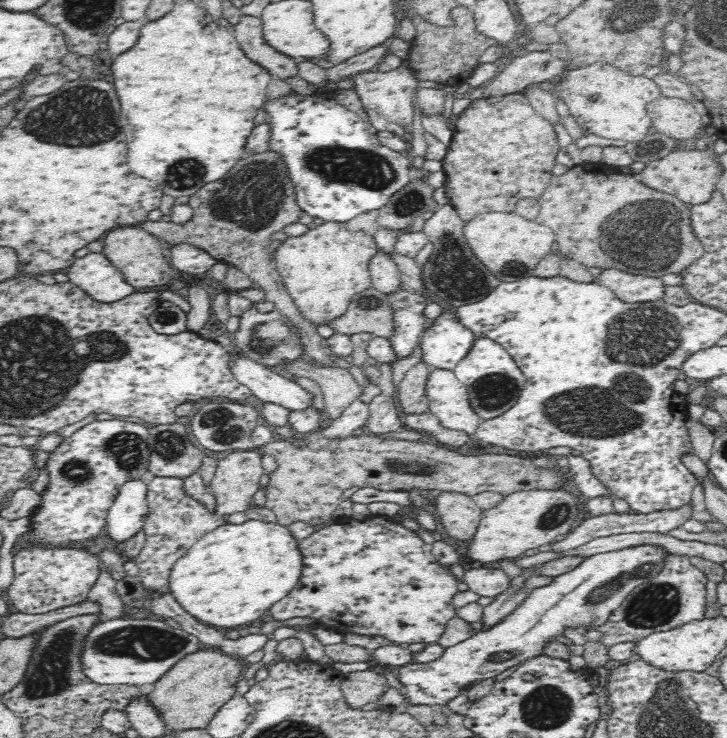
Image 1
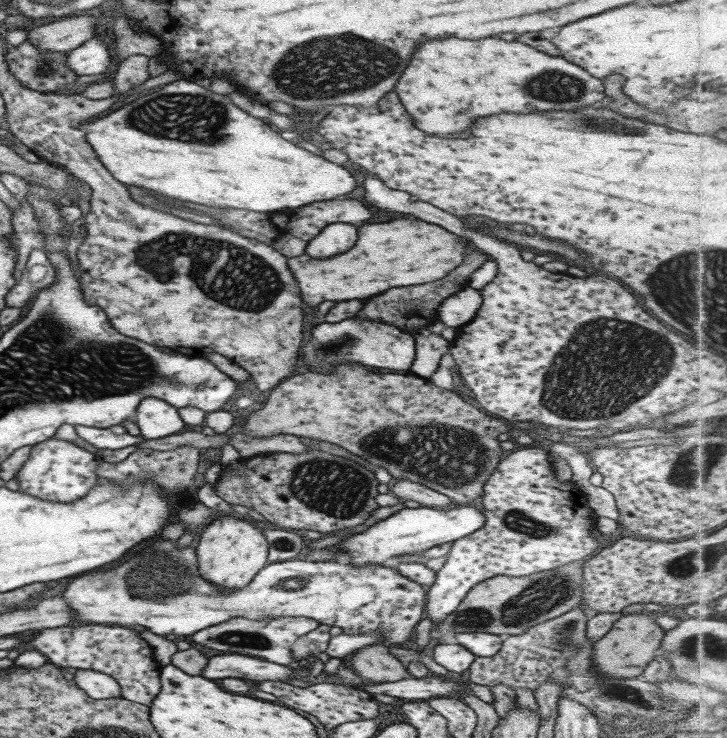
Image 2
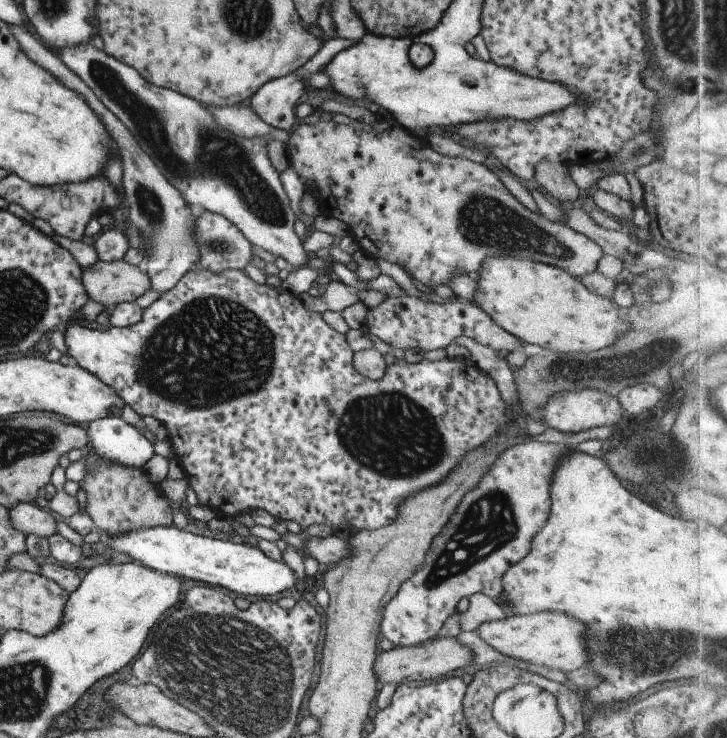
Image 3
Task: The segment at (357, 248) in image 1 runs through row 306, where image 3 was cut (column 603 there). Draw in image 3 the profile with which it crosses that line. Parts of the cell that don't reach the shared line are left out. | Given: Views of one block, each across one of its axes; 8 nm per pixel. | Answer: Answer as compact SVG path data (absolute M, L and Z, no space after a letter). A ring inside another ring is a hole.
M495 255L481 261L478 274L474 277L473 305L477 305L497 326L522 343L537 344L551 352L589 352L612 345L615 339L628 331L622 311L612 300L593 294L578 278L567 274L562 268L535 261L531 264L529 259L523 257Z

